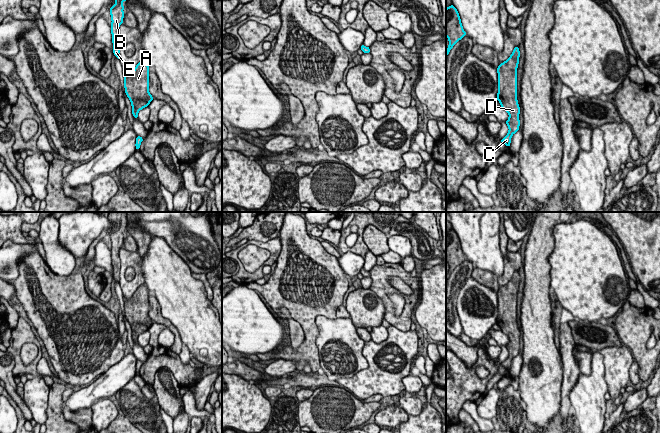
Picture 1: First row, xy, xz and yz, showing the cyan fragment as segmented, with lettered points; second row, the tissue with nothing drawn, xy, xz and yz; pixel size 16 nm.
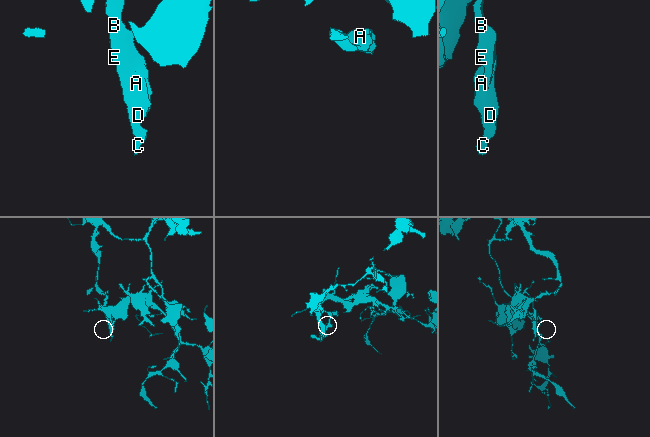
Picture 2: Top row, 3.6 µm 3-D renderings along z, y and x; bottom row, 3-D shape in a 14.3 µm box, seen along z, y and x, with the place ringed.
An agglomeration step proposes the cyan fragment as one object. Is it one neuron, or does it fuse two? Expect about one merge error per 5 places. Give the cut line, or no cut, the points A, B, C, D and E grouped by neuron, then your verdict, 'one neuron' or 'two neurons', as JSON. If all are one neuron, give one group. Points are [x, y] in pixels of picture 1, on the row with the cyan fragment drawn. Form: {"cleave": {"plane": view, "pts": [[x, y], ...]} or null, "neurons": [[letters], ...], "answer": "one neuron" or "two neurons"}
{"cleave": null, "neurons": [["A", "B", "C", "D", "E"]], "answer": "one neuron"}

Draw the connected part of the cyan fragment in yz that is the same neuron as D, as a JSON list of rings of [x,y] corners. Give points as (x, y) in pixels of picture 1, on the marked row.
[[[516,46],[511,56],[497,68],[498,93],[497,100],[501,107],[508,112],[509,118],[506,121],[509,131],[500,142],[510,147],[511,137],[519,130],[520,107],[517,101],[517,67],[519,64],[520,51]]]

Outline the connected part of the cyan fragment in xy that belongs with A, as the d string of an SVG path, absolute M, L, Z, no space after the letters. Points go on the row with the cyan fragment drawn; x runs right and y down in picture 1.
M144 59L139 62L130 75L124 76L124 88L132 105L132 114L138 119L138 112L148 107L153 100L149 93L149 66Z

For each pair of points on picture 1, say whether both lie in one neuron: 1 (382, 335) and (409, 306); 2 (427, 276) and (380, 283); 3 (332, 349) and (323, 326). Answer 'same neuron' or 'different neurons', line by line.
1: different neurons
2: different neurons
3: same neuron

